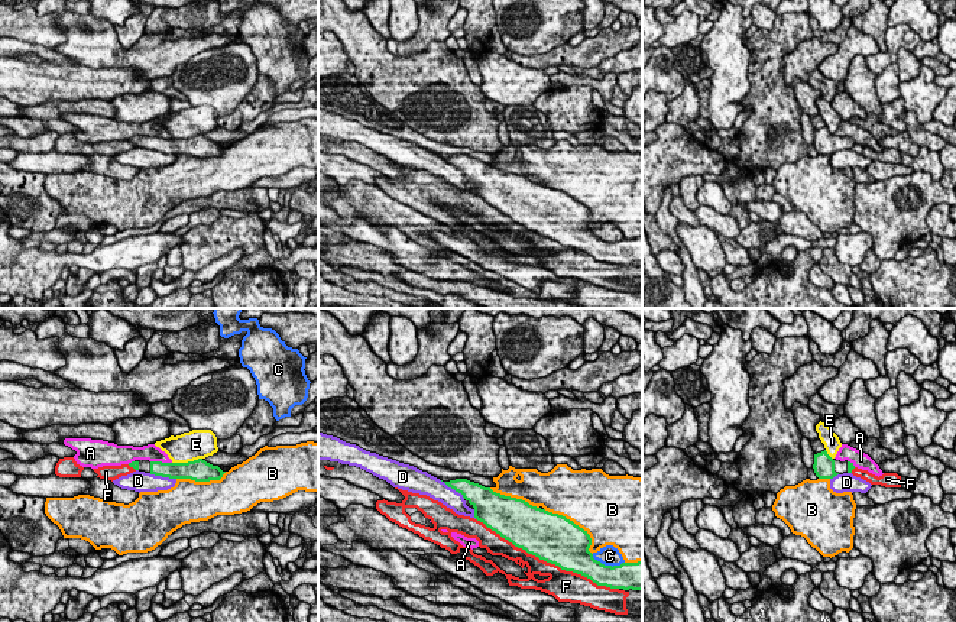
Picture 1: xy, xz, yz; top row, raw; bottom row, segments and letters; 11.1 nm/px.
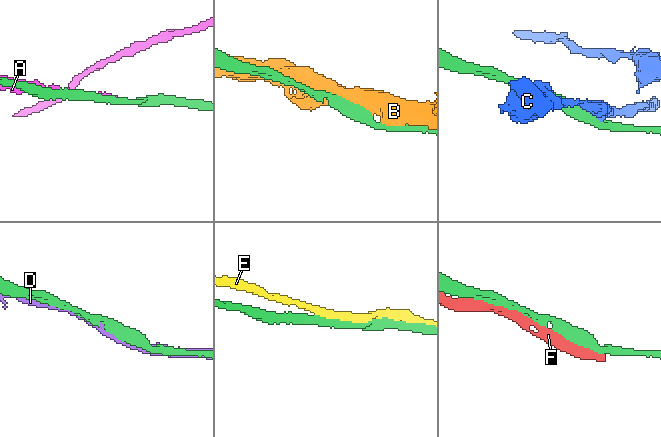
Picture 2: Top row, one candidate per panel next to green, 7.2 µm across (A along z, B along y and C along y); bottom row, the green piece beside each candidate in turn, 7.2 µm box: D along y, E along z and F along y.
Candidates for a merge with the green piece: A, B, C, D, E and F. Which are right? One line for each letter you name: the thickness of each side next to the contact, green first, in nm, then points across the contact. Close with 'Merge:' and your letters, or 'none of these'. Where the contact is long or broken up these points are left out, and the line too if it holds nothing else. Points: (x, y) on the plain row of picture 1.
Merge: none of these

